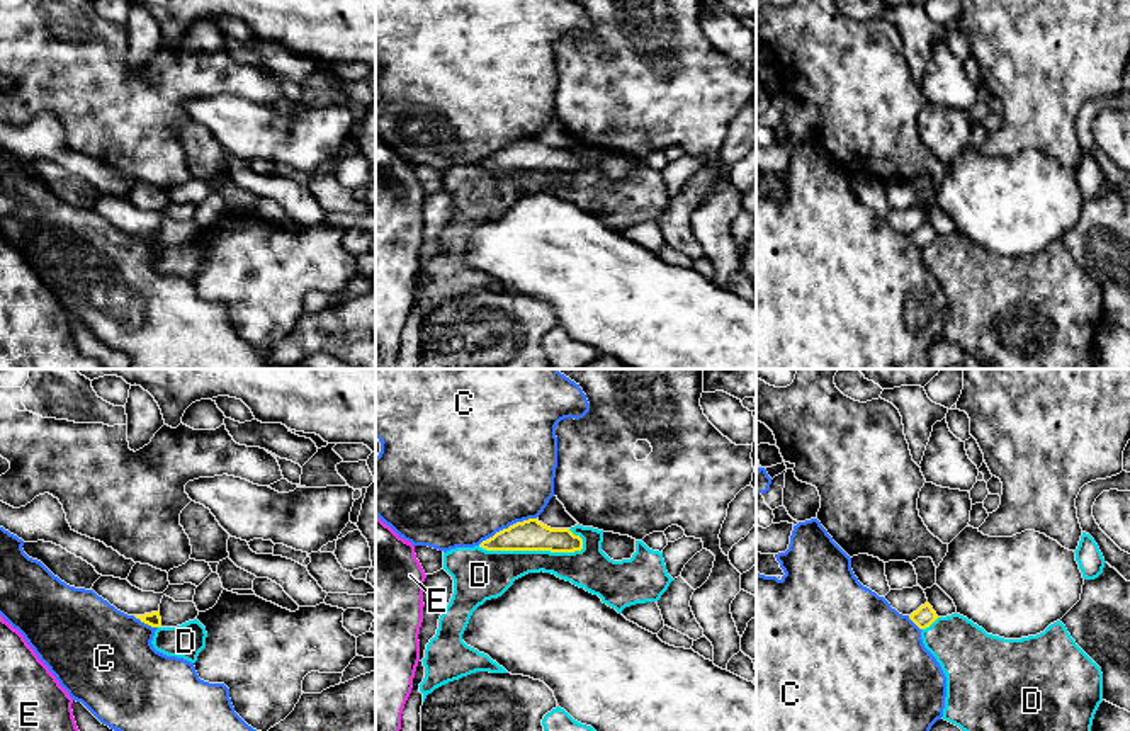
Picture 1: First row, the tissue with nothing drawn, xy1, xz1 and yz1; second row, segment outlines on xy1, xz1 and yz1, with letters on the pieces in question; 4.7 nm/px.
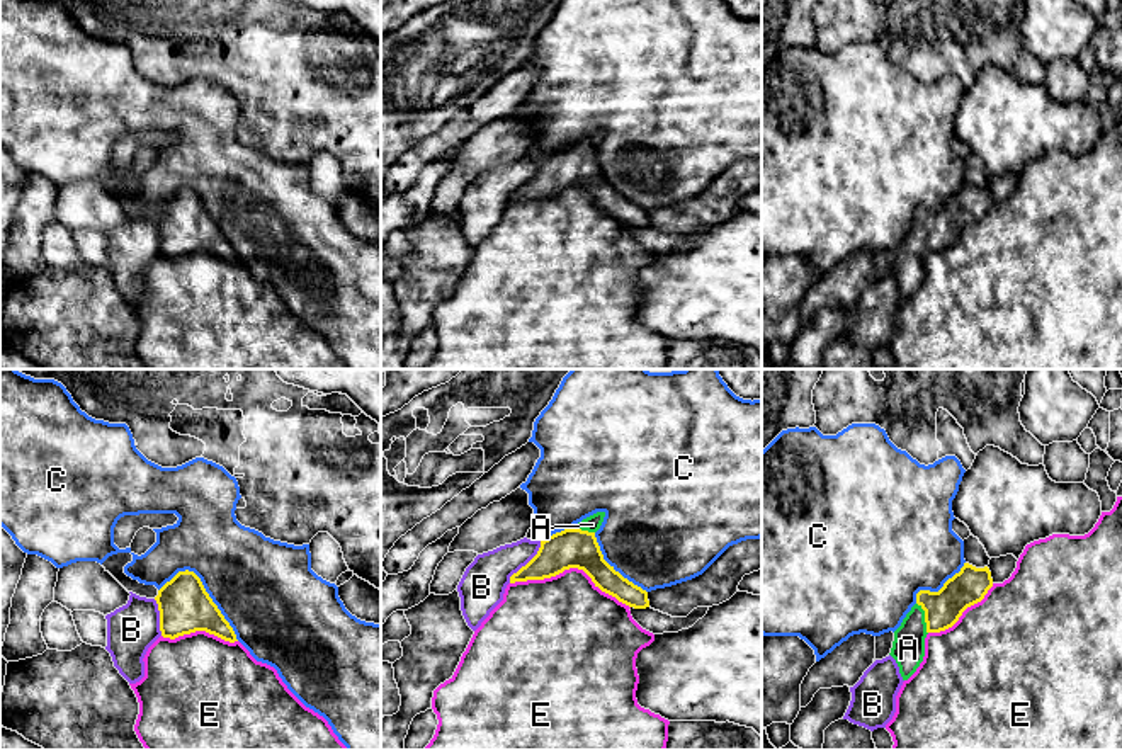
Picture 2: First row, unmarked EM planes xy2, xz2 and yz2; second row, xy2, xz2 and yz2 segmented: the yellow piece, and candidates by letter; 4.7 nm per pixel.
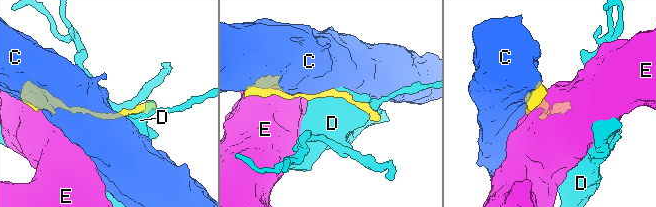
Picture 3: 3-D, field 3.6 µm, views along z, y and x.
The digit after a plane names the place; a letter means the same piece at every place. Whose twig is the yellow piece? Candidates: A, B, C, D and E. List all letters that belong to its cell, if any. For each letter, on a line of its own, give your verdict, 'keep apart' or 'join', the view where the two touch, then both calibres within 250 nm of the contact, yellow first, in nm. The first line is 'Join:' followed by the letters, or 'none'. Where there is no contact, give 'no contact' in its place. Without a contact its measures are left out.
Join: A
A: join | yz2 | 180/160 nm
B: keep apart | xz2 | 190/220 nm
C: keep apart | xy2 | 240/440 nm
D: keep apart | xz1 | 150/220 nm
E: keep apart | xz2 | 190/420 nm

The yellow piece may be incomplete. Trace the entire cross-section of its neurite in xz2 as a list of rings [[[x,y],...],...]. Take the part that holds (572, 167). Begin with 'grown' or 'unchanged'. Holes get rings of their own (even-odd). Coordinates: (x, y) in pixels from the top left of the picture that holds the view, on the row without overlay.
grown; [[[597,131],[571,148],[564,148],[541,160],[537,173],[510,196],[510,202],[544,199],[570,187],[583,189],[595,206],[634,226],[649,226],[648,211],[624,197],[605,179],[595,151],[604,141],[605,131]]]

